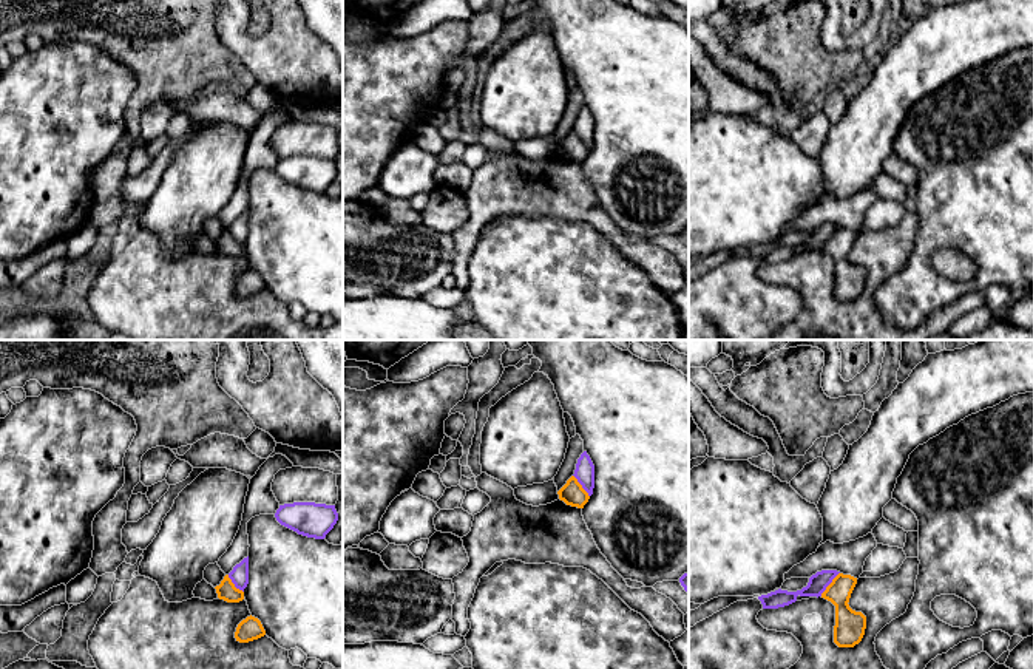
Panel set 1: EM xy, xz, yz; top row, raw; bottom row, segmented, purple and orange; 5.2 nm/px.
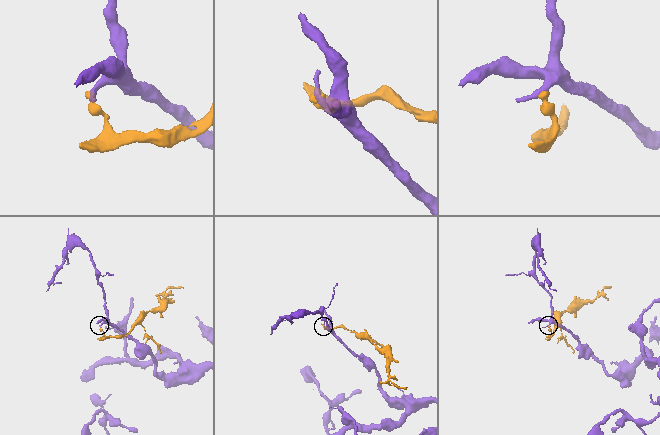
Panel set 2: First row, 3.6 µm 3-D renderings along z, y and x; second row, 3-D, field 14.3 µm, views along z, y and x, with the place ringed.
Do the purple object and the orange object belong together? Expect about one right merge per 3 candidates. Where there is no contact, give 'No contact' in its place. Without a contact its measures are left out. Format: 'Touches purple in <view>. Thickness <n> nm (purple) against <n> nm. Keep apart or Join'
Touches purple in yz. Thickness 100 nm (purple) against 160 nm. Keep apart

